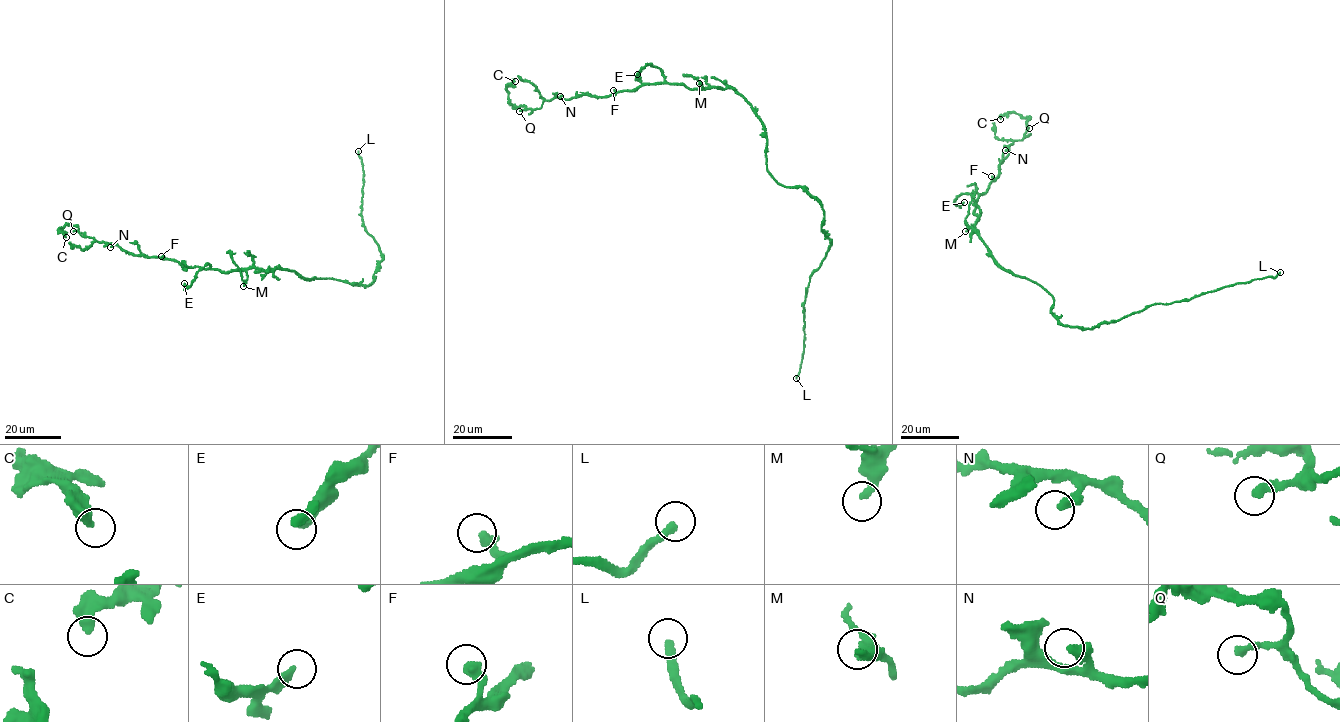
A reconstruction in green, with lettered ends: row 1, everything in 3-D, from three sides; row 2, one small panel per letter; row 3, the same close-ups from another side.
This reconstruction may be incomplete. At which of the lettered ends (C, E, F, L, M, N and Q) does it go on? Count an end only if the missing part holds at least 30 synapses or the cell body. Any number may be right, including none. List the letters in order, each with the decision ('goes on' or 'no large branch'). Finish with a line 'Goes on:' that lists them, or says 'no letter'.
C: no large branch
E: no large branch
F: no large branch
L: goes on
M: no large branch
N: no large branch
Q: goes on
Goes on: L, Q

